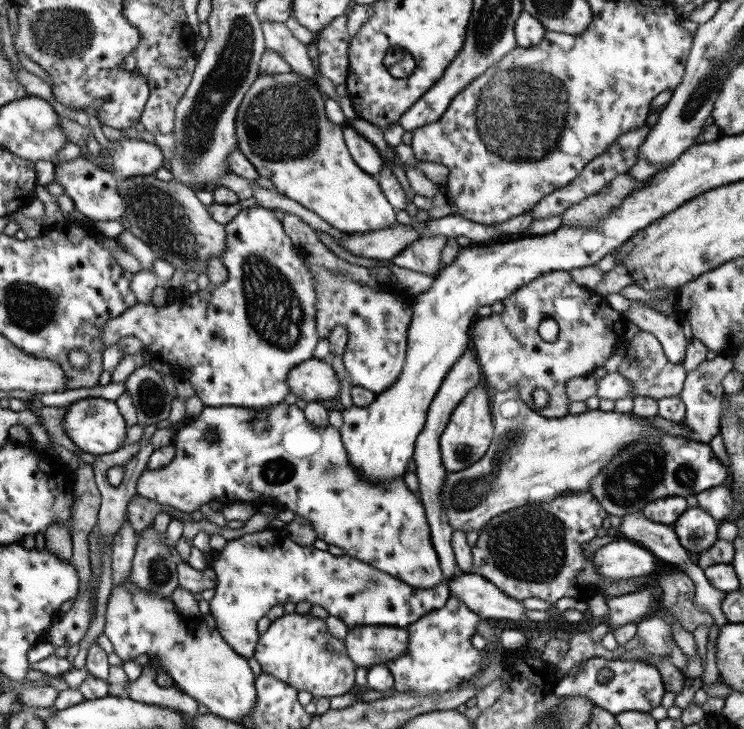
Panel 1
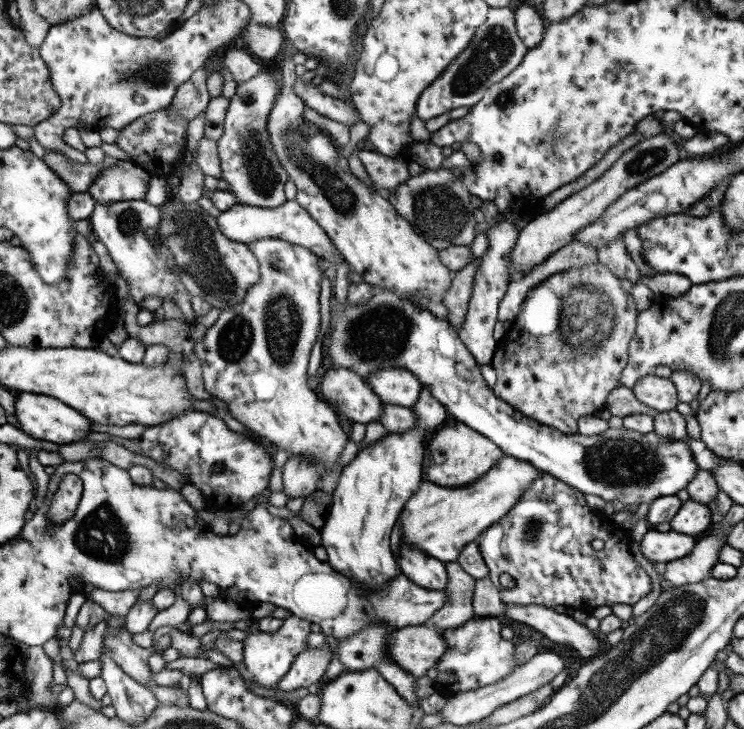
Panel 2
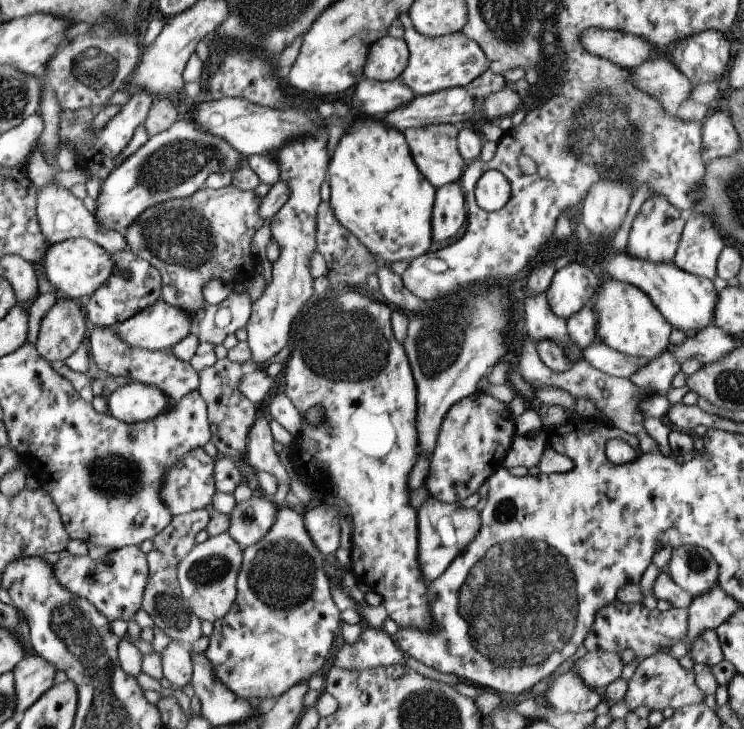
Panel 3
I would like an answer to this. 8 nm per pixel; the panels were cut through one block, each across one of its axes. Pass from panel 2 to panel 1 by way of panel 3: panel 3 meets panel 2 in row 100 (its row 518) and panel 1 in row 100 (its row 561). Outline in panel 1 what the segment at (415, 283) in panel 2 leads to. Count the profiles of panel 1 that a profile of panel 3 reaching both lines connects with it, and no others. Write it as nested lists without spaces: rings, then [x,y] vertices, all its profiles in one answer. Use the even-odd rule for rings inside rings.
[[[292,70],[286,74],[258,74],[238,107],[238,148],[254,165],[259,177],[270,179],[274,183],[274,190],[315,212],[336,230],[349,235],[392,228],[398,223],[397,211],[386,199],[376,177],[361,170],[354,162],[343,137],[343,126],[328,120],[325,112],[326,99],[312,80]]]

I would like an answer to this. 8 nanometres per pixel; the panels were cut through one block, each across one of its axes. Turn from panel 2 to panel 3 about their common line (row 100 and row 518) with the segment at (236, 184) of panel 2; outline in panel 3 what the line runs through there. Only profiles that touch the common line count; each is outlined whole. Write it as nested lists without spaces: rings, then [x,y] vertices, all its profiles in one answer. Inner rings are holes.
[[[256,492],[246,502],[235,504],[229,514],[227,533],[241,549],[258,542],[274,524],[277,510],[270,501],[264,494]]]

